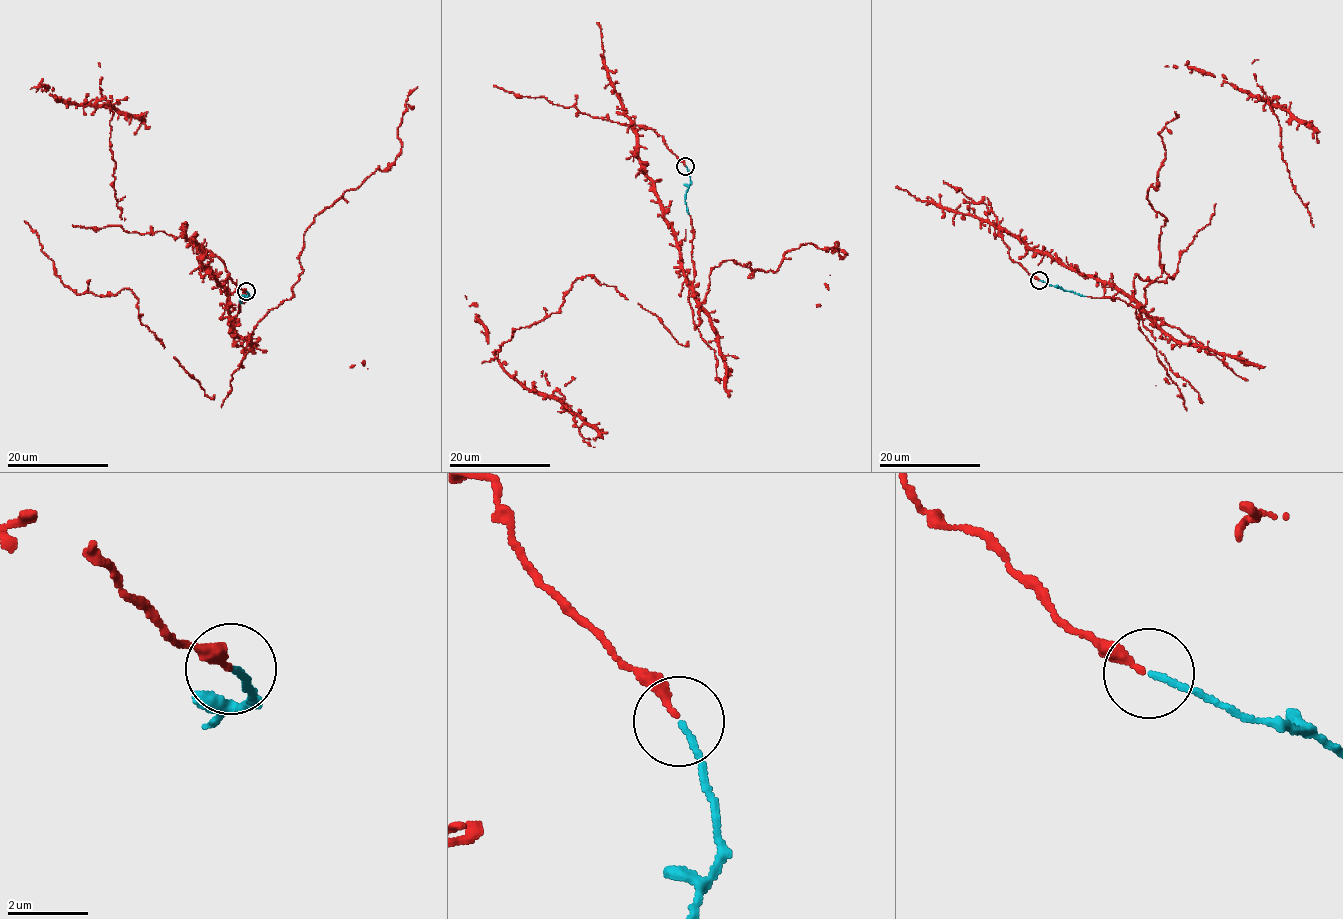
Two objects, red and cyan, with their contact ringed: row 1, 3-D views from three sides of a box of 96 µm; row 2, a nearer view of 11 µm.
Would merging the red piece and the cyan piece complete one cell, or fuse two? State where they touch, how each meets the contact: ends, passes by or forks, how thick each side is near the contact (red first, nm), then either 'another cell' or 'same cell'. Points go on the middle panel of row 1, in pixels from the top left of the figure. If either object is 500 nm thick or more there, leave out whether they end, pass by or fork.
(685, 166) | red ends | cyan ends | 240/130 nm | same cell

